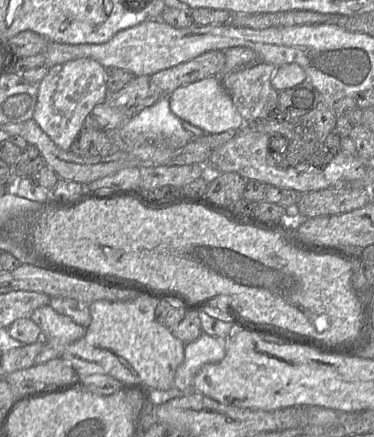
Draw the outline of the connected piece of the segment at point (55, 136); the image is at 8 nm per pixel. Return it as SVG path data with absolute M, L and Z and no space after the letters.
M79 58L48 69L38 88L33 119L61 149L68 151L92 109L106 101L109 94L106 84L106 68L90 58Z

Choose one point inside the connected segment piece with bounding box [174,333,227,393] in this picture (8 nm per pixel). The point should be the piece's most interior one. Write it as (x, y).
(206, 349)

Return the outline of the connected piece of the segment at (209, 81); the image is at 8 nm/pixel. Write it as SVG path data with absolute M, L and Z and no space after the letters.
M207 77L175 89L169 96L171 111L181 120L187 121L208 133L238 130L244 119L236 109L231 96L222 85L220 77Z

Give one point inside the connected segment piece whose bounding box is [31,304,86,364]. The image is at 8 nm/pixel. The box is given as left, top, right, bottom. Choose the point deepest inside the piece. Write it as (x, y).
(58, 331)

